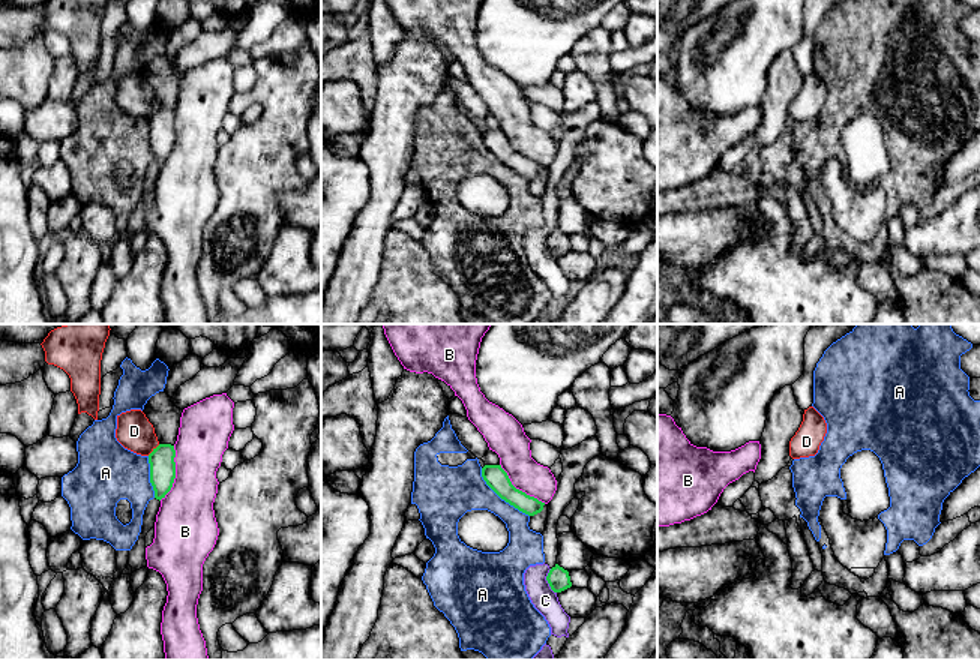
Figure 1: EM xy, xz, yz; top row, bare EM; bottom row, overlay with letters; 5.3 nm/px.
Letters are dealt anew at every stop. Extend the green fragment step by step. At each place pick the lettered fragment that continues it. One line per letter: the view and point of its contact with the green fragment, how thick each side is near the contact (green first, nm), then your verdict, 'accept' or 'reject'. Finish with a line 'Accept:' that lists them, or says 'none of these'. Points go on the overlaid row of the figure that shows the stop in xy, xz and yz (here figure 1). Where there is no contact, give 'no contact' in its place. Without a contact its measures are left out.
A: meets green in xz at (500, 497); 120 nm thick on the green side, 260 nm on the other; reject
B: meets green in xy at (174, 473); 140 nm thick on the green side, 300 nm on the other; reject
C: meets green in xz at (547, 579); 120 nm thick on the green side, 140 nm on the other; reject
D: meets green in xy at (153, 449); 140 nm thick on the green side, 190 nm on the other; reject
Accept: none of these

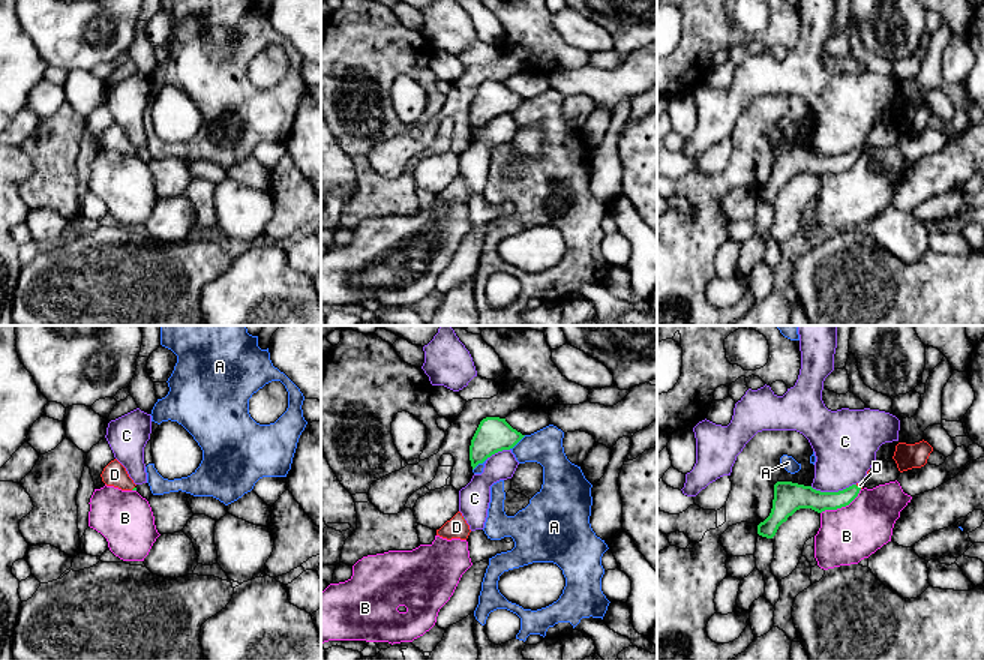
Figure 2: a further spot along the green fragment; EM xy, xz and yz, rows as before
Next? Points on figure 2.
A: meets green in xz at (516, 443); 190 nm thick on the green side, 190 nm on the other; reject
B: meets green in yz at (842, 506); 130 nm thick on the green side, 300 nm on the other; reject
C: meets green in yz at (833, 492); 160 nm thick on the green side, 340 nm on the other; reject
D: meets green in yz at (857, 486); 110 nm thick on the green side, 30 nm on the other; accept
Accept: D

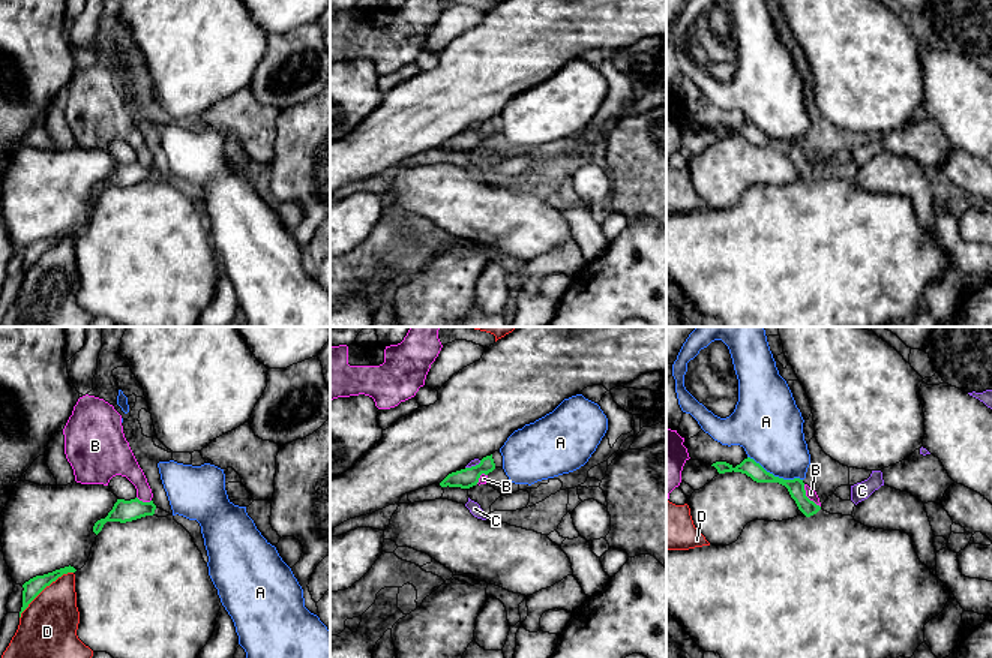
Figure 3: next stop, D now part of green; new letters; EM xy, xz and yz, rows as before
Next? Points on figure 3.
A: meets green in yz at (773, 475); 90 nm thick on the green side, 360 nm on the other; reject
B: meets green in yz at (806, 496); 90 nm thick on the green side, 60 nm on the other; reject
C: meets green in xz at (473, 466); 110 nm thick on the green side, 40 nm on the other; reject
D: meets green in xy at (44, 588); 90 nm thick on the green side, 300 nm on the other; reject
Accept: none of these

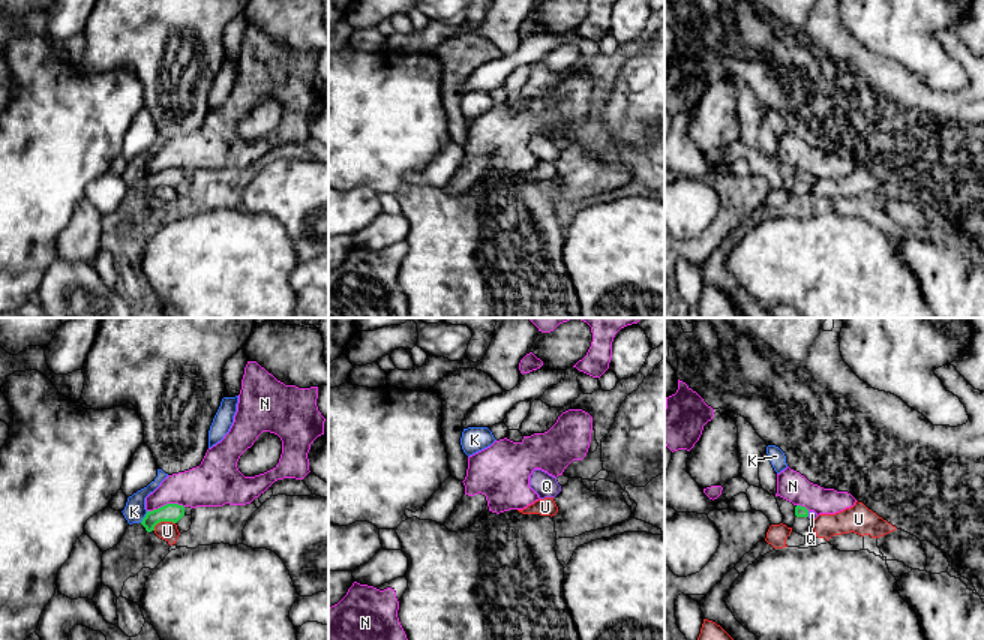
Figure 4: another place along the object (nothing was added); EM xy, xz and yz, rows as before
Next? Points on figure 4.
K: meets green in xy at (144, 517); 100 nm thick on the green side, 120 nm on the other; reject
N: meets green in xy at (167, 504); 100 nm thick on the green side, 240 nm on the other; reject
Q: meets green in yz at (807, 514); 60 nm thick on the green side, 50 nm on the other; accept
U: meets green in xy at (162, 520); 100 nm thick on the green side, 100 nm on the other; reject
Accept: Q

